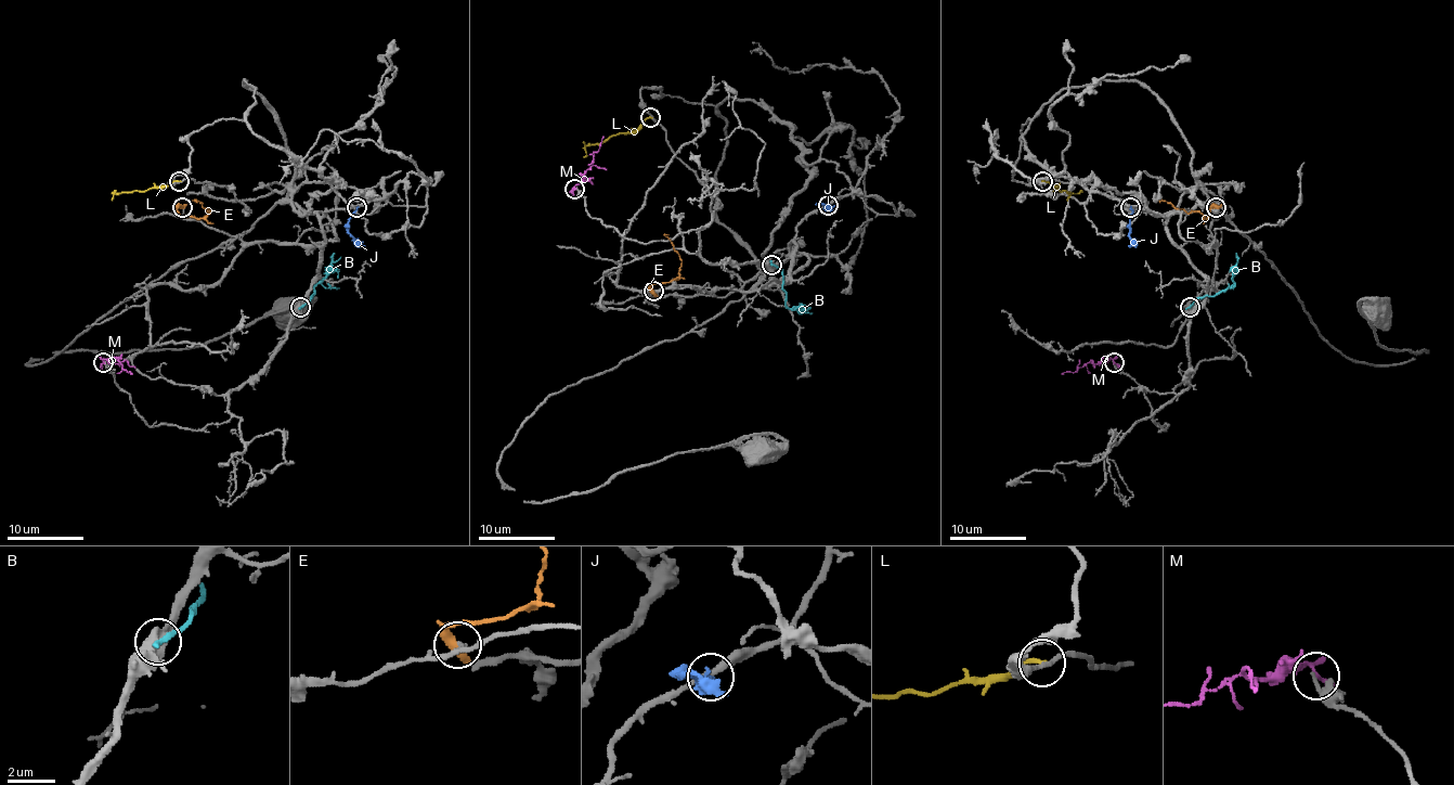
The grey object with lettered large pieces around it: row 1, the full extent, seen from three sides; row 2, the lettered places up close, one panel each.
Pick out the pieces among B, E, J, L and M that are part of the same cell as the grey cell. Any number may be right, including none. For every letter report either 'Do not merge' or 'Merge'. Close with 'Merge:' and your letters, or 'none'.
B: Do not merge
E: Do not merge
J: Do not merge
L: Do not merge
M: Do not merge
Merge: none

